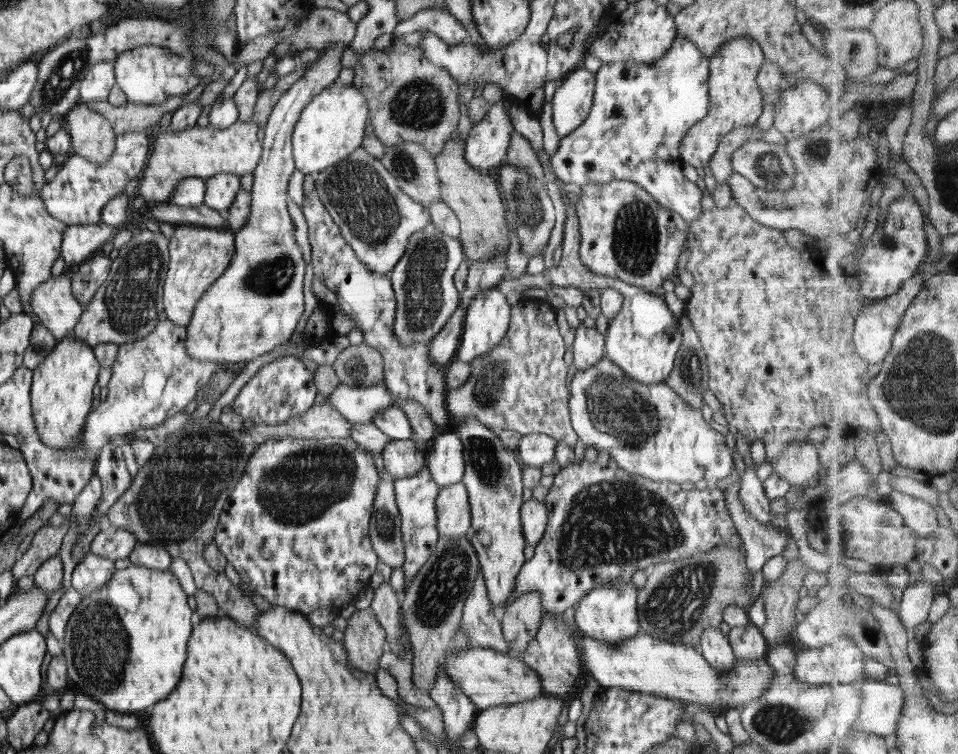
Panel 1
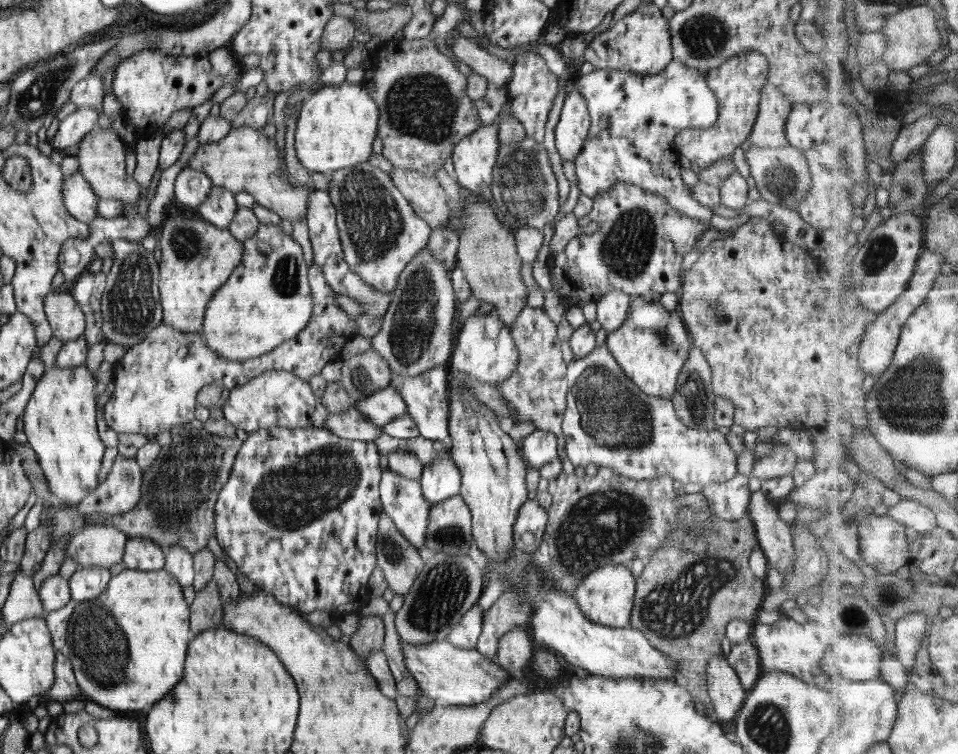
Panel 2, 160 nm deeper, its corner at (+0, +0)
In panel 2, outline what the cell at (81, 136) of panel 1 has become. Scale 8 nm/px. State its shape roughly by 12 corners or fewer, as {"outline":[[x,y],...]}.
{"outline":[[95,126],[79,142],[82,177],[99,200],[143,196],[124,141]]}

